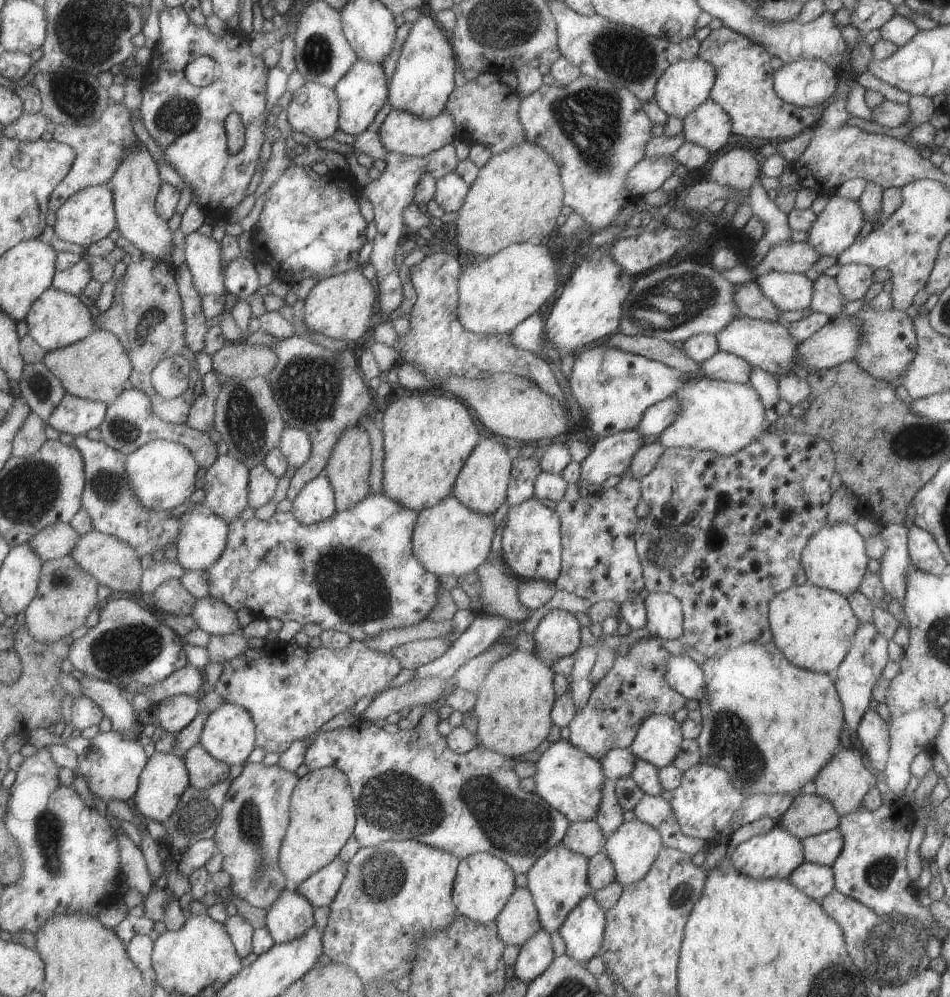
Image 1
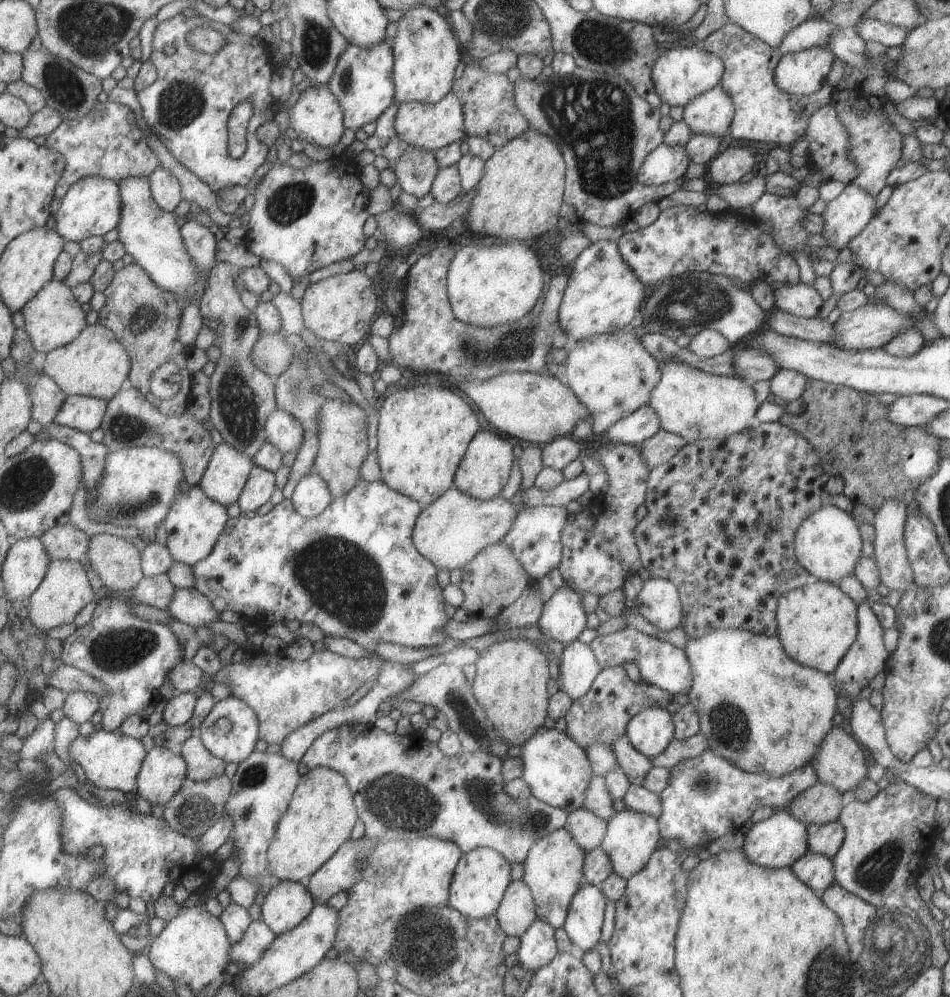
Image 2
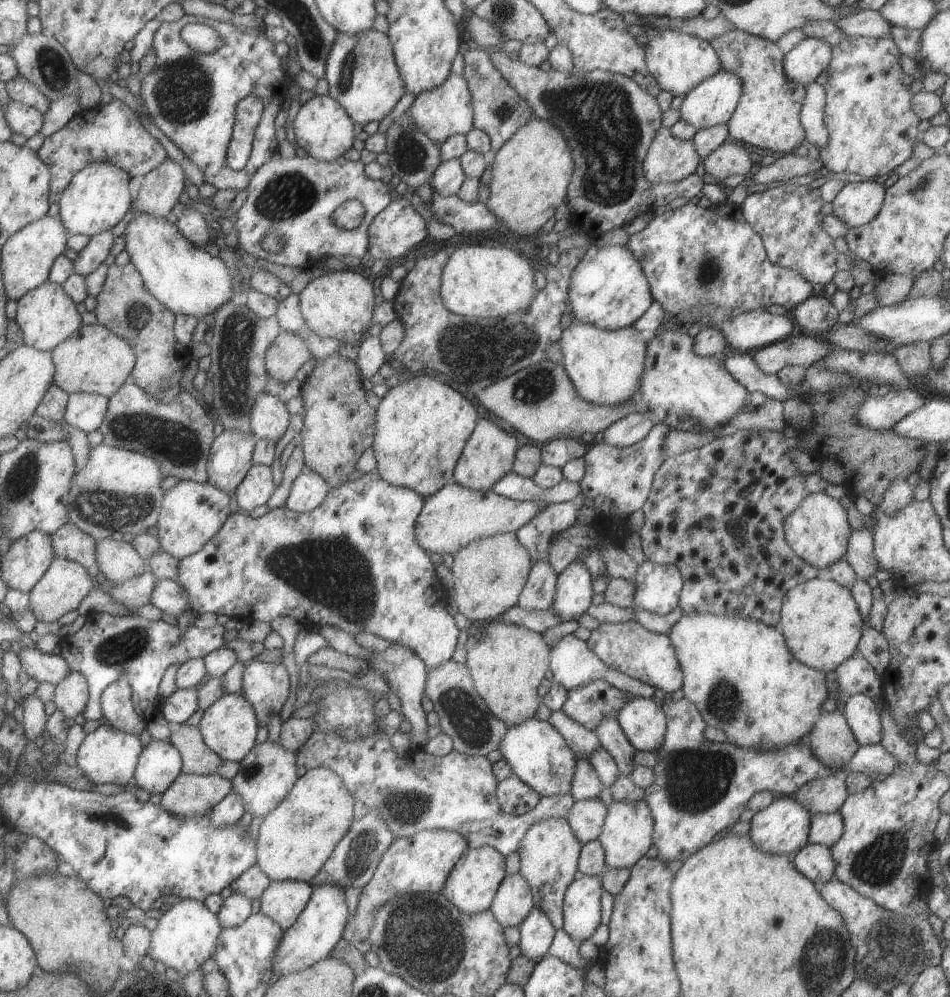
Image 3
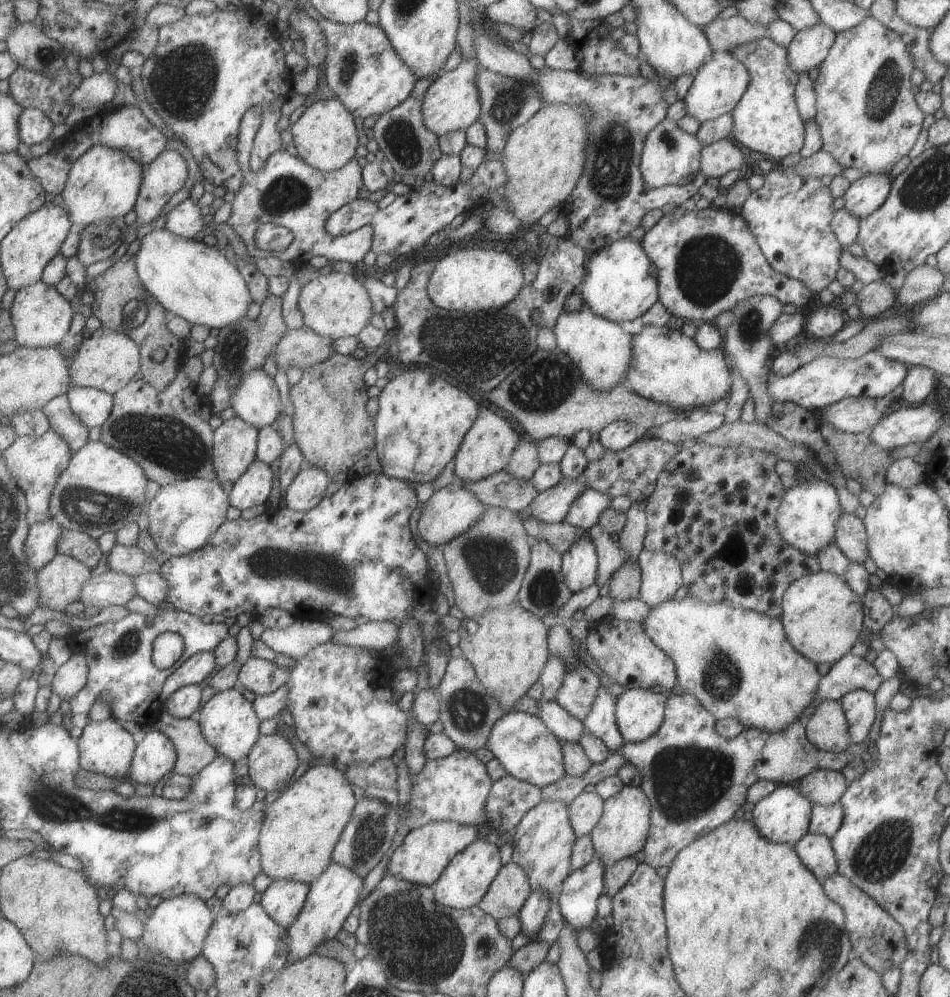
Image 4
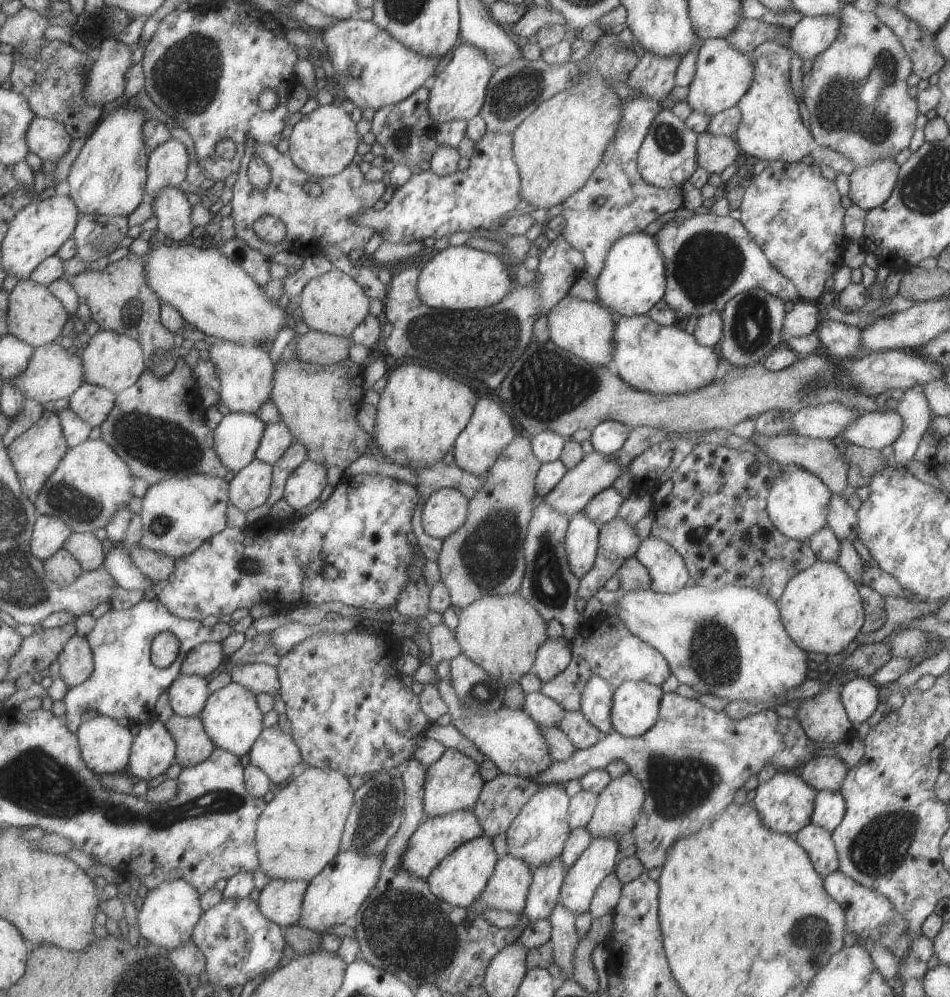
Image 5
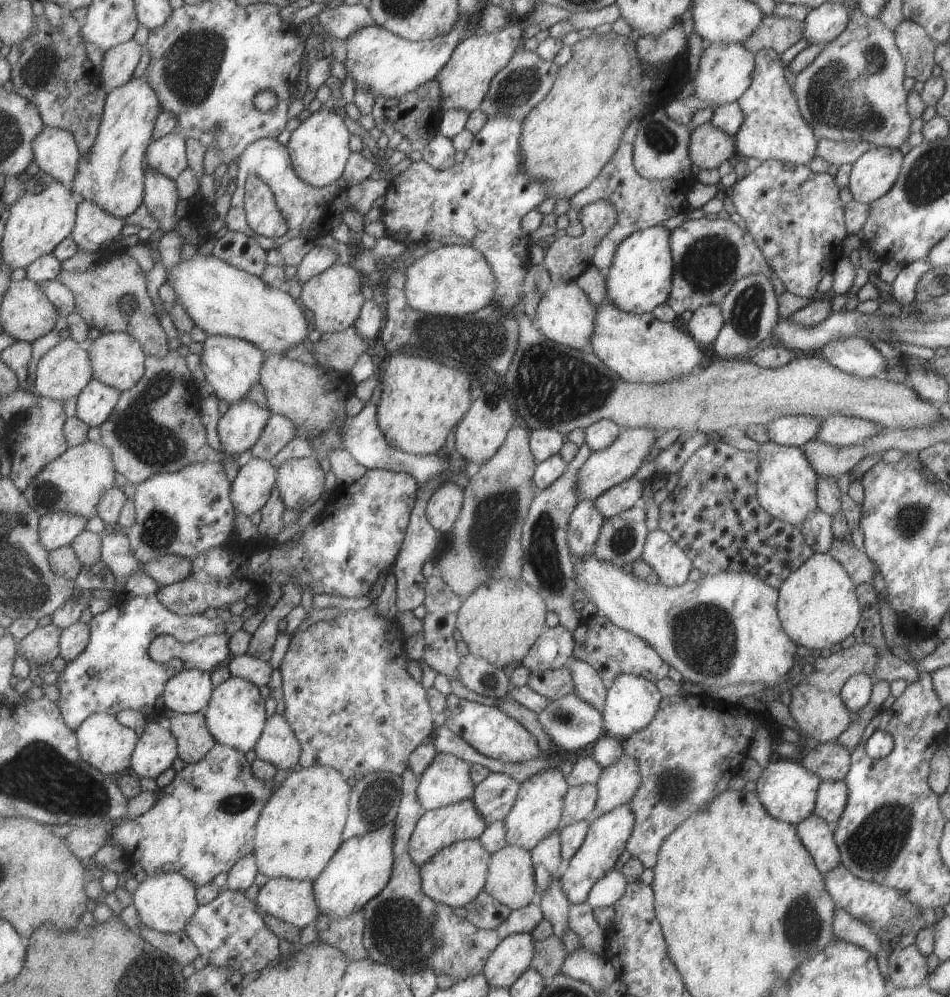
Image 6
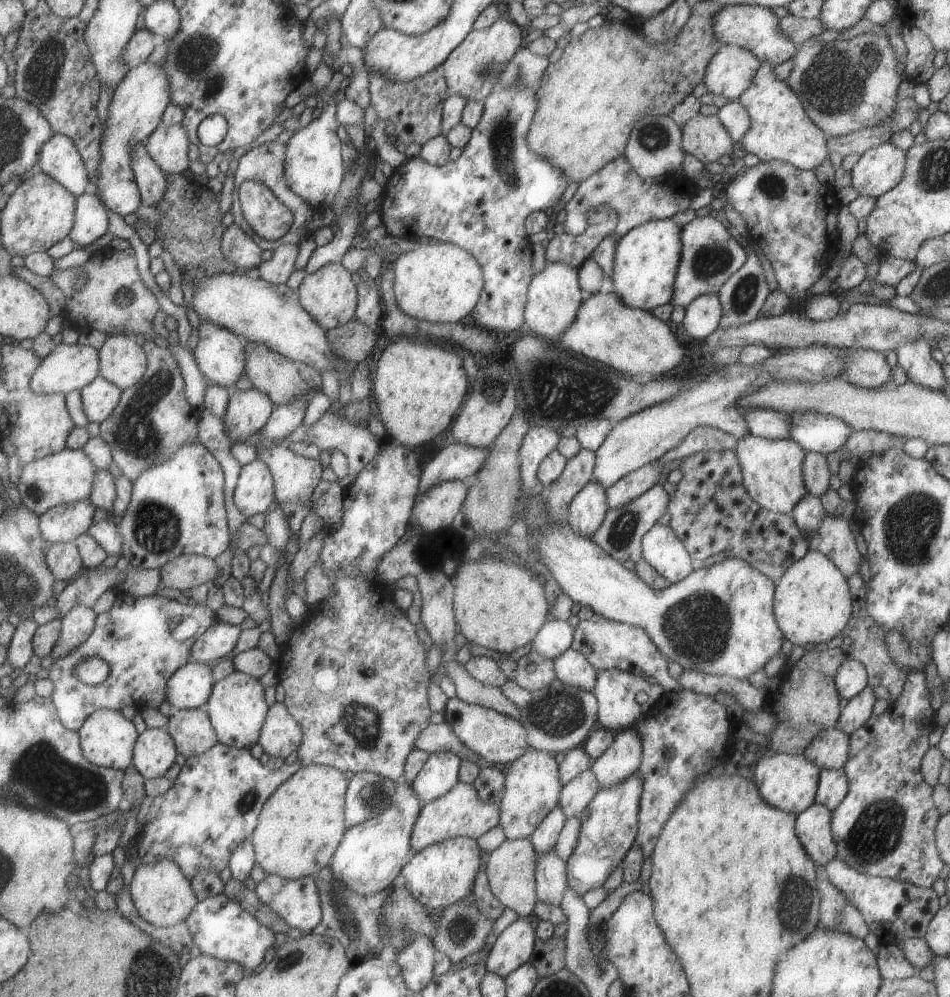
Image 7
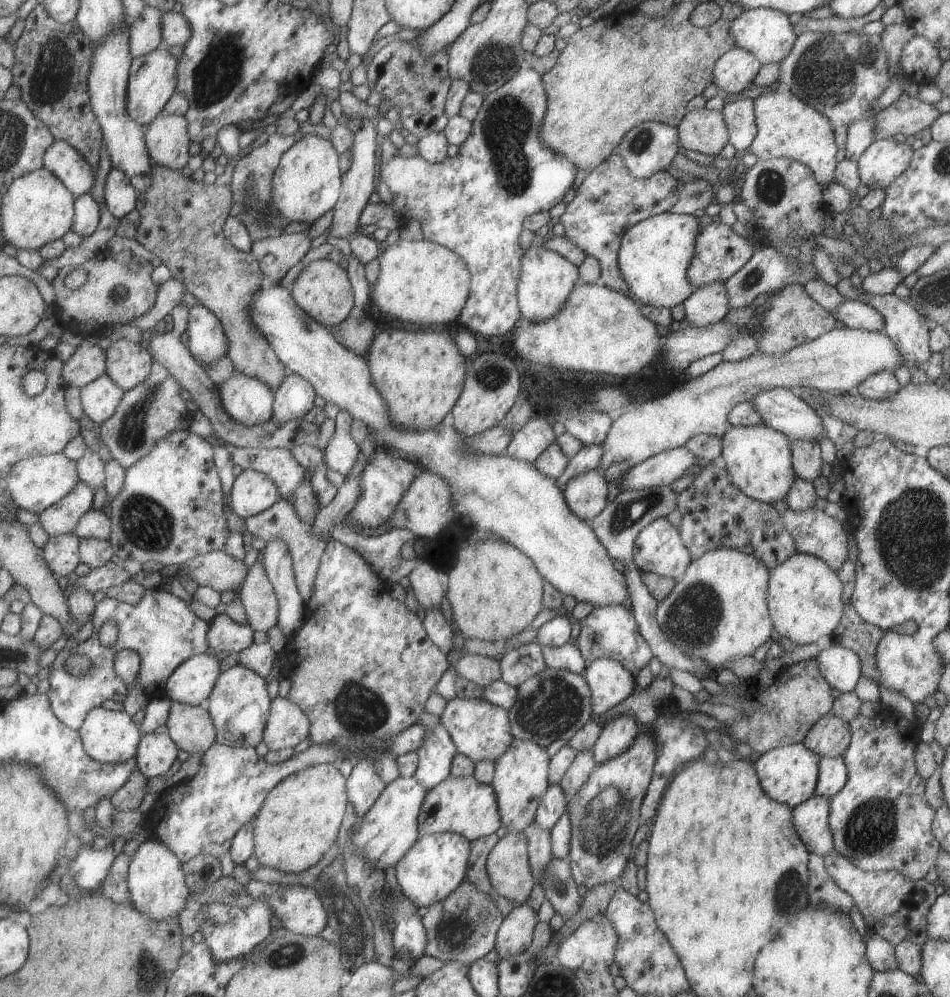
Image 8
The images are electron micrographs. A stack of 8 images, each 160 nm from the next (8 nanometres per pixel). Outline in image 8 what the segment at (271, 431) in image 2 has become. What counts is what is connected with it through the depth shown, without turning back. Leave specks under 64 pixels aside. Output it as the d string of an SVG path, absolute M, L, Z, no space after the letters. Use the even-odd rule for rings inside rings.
M203 305L195 306L189 312L187 328L188 347L200 364L217 364L219 358L229 355L229 338L224 323Z

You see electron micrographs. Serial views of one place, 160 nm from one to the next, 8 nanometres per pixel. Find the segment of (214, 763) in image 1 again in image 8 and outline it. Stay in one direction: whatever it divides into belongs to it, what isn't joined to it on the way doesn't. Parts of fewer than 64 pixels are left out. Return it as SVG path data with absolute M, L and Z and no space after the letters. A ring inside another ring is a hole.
M176 701L172 704L173 707L168 707L167 733L177 747L186 751L189 756L207 753L218 741L218 731L212 715L198 705Z

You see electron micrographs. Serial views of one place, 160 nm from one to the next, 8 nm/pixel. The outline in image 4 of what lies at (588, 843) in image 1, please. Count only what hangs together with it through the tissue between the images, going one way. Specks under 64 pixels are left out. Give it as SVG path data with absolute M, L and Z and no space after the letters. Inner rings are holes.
M583 791L568 805L568 820L576 837L589 835L599 822L603 800L596 793Z

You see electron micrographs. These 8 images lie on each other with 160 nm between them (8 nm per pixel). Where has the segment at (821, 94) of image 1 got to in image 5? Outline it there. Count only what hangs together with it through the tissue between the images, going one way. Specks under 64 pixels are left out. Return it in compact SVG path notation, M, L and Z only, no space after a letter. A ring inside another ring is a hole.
M803 15L790 30L787 47L802 61L813 60L837 38L840 20L834 16Z

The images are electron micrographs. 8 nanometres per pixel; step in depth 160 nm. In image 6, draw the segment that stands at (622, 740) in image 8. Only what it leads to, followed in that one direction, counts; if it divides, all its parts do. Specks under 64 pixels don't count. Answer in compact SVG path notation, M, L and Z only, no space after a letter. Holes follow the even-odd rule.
M624 753L615 764L602 768L596 786L596 803L587 813L585 820L590 823L616 806L628 804L640 783L637 761Z

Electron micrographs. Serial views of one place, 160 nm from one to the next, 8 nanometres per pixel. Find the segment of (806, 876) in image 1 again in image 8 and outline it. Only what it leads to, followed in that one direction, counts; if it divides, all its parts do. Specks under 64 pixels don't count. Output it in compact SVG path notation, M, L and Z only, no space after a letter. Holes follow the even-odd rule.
M815 794L791 809L794 829L808 853L823 856L834 850L828 827L829 809L829 799Z

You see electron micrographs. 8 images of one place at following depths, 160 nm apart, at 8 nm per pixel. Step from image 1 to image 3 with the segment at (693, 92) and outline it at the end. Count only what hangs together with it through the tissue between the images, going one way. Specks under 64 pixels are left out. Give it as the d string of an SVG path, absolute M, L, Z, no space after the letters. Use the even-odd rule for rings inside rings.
M651 28L647 37L648 40L643 43L647 71L650 76L653 76L660 89L668 91L673 96L687 94L699 82L713 76L717 70L722 68L710 42L668 29L653 30Z

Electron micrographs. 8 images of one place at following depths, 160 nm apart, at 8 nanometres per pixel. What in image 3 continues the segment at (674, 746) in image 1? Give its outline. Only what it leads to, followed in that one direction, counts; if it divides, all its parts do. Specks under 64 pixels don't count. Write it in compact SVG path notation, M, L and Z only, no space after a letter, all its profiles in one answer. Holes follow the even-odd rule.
M635 697L615 714L616 721L636 751L657 751L666 731L661 702Z

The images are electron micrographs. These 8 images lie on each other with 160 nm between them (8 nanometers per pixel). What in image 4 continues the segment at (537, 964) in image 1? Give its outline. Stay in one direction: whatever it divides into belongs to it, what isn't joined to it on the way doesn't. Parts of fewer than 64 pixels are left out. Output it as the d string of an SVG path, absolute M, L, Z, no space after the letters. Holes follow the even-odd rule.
M531 890L523 902L517 918L521 924L520 932L523 932L529 940L535 938L537 930L543 925L547 912L549 912L549 906L551 906L549 894L539 892L539 890Z

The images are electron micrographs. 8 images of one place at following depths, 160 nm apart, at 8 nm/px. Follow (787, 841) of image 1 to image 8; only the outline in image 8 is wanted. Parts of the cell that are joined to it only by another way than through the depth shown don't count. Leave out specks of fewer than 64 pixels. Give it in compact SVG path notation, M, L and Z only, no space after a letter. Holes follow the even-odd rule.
M795 743L764 752L755 761L754 769L763 792L775 802L792 809L813 796L819 759L814 752L807 750L803 743Z

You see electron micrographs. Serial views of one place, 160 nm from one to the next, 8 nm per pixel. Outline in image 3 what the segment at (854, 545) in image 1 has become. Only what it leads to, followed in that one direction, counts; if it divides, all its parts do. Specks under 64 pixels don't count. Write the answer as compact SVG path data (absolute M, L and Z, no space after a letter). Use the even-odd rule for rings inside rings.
M825 492L809 493L802 499L801 504L784 518L782 525L786 543L803 562L820 569L845 560L847 539L852 528L849 526L846 510L839 501L827 496Z

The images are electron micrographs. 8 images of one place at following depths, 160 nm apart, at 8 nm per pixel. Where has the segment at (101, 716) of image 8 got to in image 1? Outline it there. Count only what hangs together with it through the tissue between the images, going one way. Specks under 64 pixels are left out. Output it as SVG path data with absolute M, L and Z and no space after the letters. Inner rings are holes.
M113 728L106 733L98 732L92 739L80 736L78 738L67 738L65 742L54 732L51 733L47 729L35 729L24 742L33 743L40 749L58 744L75 750L79 755L79 774L85 778L91 794L105 802L115 799L126 801L136 796L140 789L141 773L144 772L150 759L138 740L128 739Z

